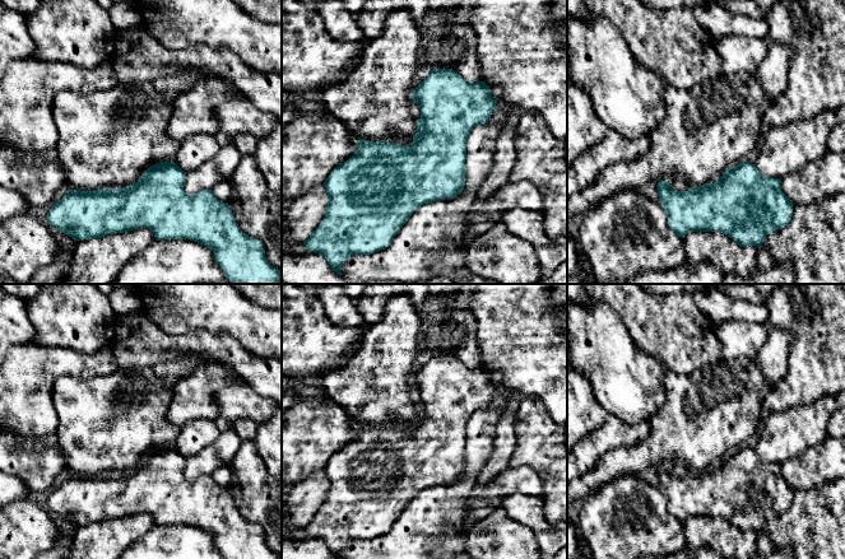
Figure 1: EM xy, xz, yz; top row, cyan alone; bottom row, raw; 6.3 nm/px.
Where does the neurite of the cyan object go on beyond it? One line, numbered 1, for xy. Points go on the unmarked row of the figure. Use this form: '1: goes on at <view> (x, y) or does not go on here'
1: does not go on here

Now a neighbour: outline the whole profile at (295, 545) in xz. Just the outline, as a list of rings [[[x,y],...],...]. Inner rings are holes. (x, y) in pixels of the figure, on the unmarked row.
[[[296,528],[282,537],[282,559],[336,559],[322,540]]]

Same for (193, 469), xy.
[[[223,427],[220,435],[194,456],[186,457],[184,475],[195,480],[201,475],[212,475],[218,467],[229,466],[242,439],[231,427]]]

